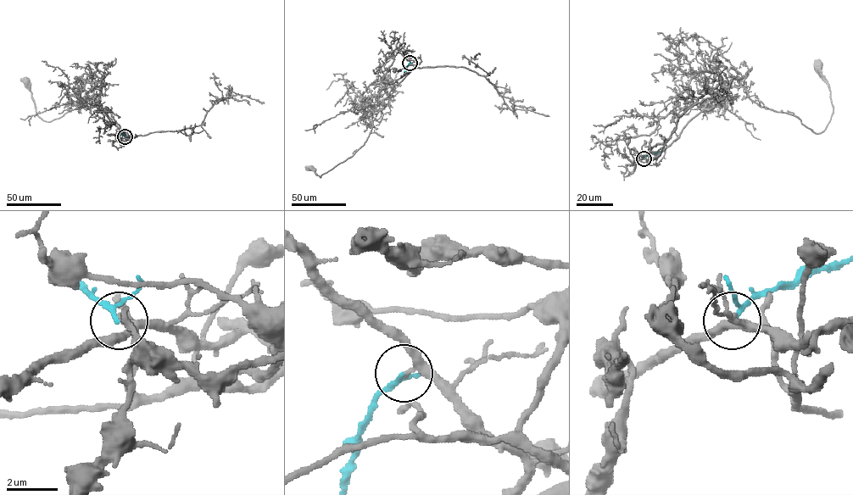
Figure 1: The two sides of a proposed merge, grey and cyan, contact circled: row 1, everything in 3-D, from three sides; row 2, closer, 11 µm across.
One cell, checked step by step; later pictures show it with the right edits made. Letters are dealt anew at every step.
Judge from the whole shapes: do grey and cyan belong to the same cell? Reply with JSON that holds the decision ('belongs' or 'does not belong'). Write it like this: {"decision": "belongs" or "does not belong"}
{"decision": "does not belong"}

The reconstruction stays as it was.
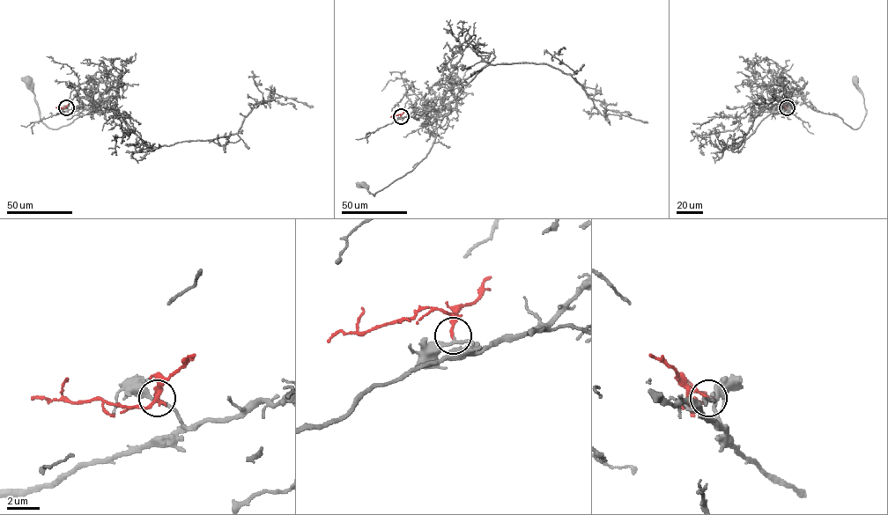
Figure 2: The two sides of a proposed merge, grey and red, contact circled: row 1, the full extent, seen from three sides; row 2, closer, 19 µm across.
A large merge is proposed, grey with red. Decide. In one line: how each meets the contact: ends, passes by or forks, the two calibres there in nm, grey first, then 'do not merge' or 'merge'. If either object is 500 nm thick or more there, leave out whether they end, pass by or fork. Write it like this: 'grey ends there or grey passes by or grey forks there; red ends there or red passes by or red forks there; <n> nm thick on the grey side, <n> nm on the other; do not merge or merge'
grey passes by; red ends there; 180 nm thick on the grey side, 180 nm on the other; merge

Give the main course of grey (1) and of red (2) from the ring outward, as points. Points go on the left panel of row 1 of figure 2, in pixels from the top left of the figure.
1: (66, 107), (92, 105), (102, 95), (96, 112), (53, 128), (42, 121), (25, 78), (28, 80)
2: (66, 107), (55, 107)

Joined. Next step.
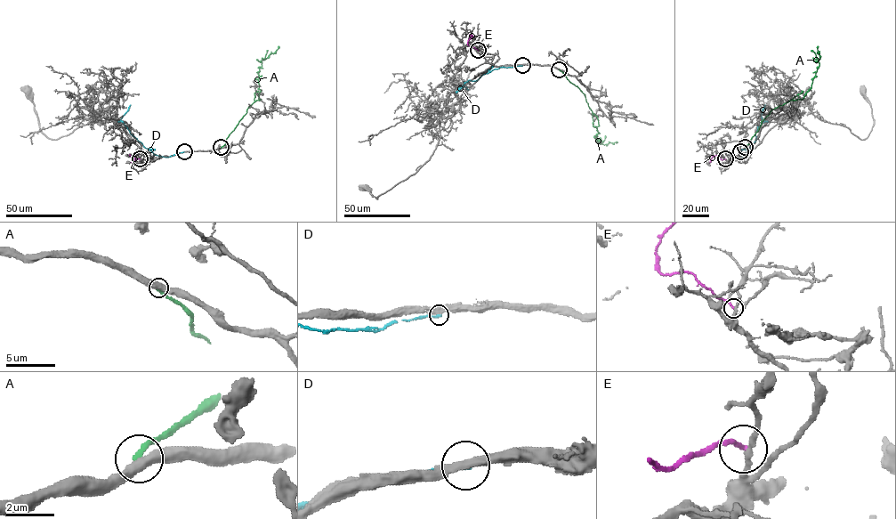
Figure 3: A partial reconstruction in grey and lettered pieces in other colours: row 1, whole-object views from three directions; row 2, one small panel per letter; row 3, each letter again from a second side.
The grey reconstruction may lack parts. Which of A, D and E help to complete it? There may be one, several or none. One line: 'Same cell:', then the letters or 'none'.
Same cell: none

